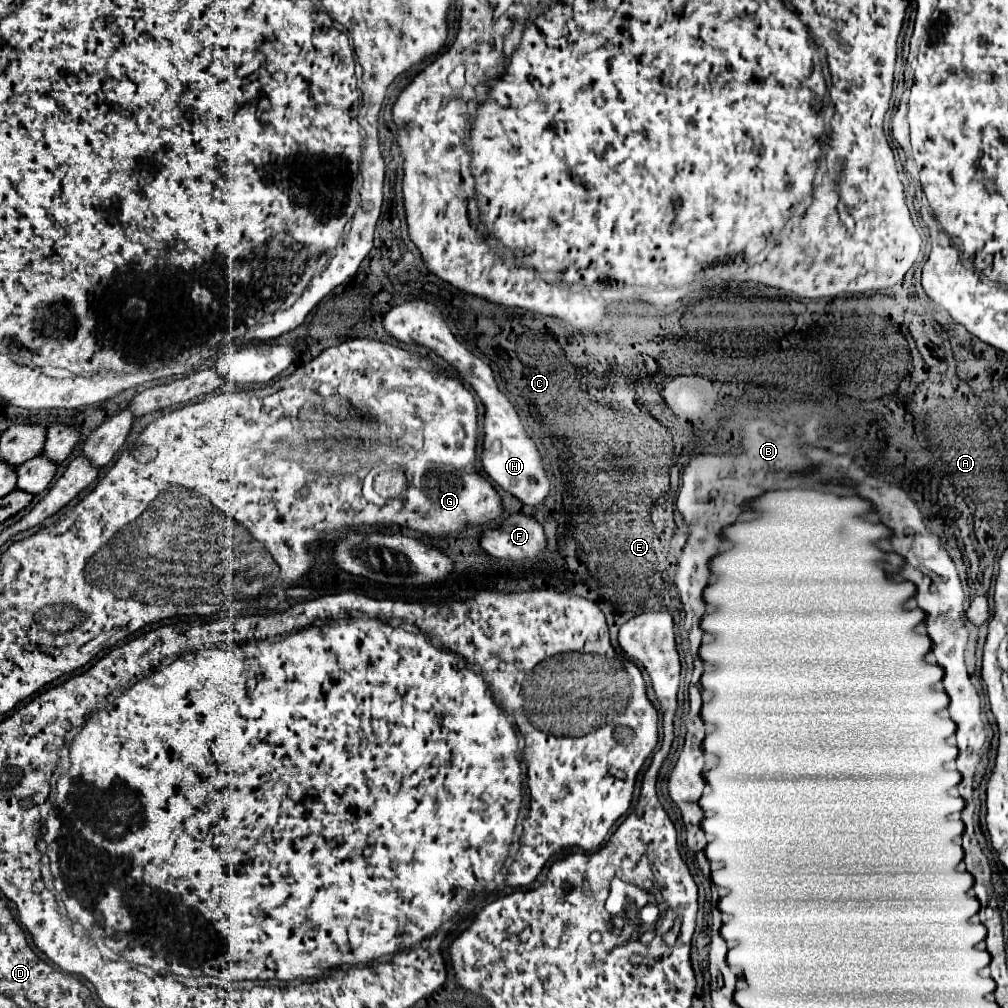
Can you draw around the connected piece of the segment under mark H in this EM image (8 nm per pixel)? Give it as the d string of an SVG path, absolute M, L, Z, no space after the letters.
M410 300L394 306L388 314L382 318L384 330L388 336L402 344L418 344L430 348L436 356L446 360L454 370L458 370L460 378L472 386L472 390L480 396L484 404L484 444L482 444L482 468L484 472L506 492L516 496L528 506L538 506L544 502L544 498L550 492L550 480L546 478L542 470L542 462L538 456L538 450L532 442L532 438L526 434L518 412L514 404L498 390L494 382L494 374L488 364L484 364L480 358L476 358L472 352L468 352L450 332L446 322L442 320L442 314L436 306L424 302L424 300Z

